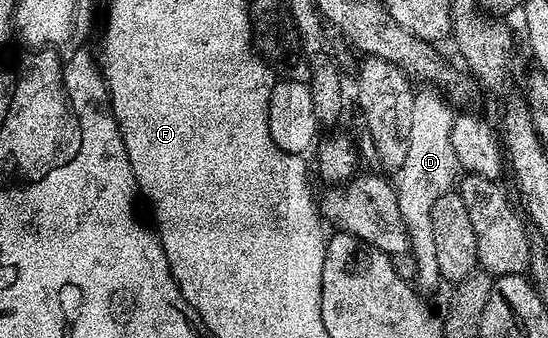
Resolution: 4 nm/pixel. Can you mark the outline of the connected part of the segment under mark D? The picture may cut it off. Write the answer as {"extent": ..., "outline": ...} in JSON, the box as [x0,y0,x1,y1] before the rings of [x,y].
{"extent":[395,89,459,273],"outline":[[[421,89],[414,94],[411,109],[411,137],[407,137],[407,161],[403,161],[399,174],[395,179],[399,213],[403,213],[403,221],[407,225],[409,234],[409,251],[415,257],[418,272],[436,273],[439,261],[435,258],[435,236],[431,230],[431,209],[435,201],[443,197],[443,193],[454,190],[459,179],[459,168],[455,157],[455,148],[451,145],[451,127],[455,118],[455,107],[444,94],[437,91]]]}

